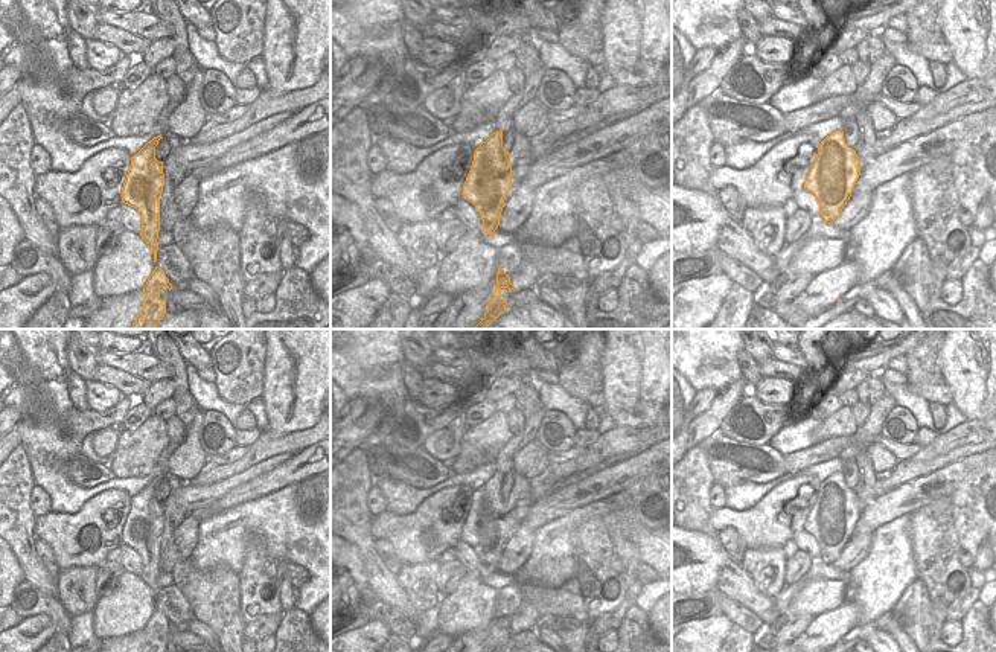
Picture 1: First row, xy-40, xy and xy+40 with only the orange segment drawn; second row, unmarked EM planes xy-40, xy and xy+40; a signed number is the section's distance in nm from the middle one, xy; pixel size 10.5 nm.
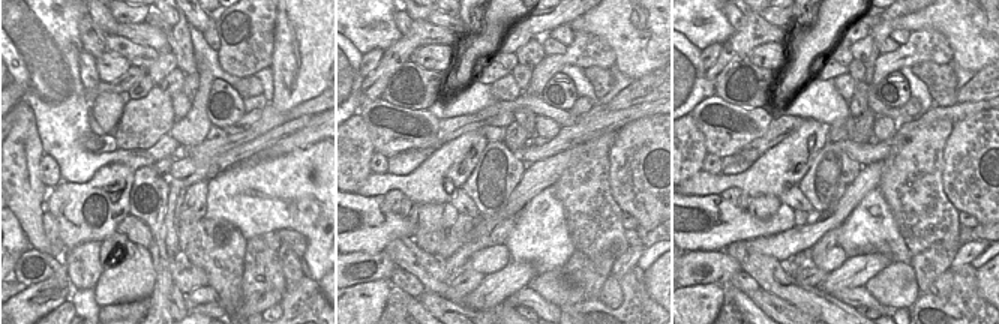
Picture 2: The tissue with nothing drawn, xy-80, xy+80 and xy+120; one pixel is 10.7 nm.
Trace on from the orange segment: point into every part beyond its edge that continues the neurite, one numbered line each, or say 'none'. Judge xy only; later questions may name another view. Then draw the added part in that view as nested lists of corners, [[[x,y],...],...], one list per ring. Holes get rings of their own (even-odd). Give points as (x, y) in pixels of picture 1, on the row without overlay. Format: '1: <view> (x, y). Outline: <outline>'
1: xy (509, 451). Outline: [[[539,401],[527,417],[524,427],[527,428],[525,437],[516,437],[515,433],[506,445],[501,445],[500,471],[509,471],[512,460],[518,455],[521,446],[530,440],[535,434],[541,436],[541,427],[547,414],[547,407]]]

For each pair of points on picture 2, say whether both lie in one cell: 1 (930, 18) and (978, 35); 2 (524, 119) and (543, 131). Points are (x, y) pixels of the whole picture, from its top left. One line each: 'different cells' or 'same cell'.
1: same cell
2: different cells

